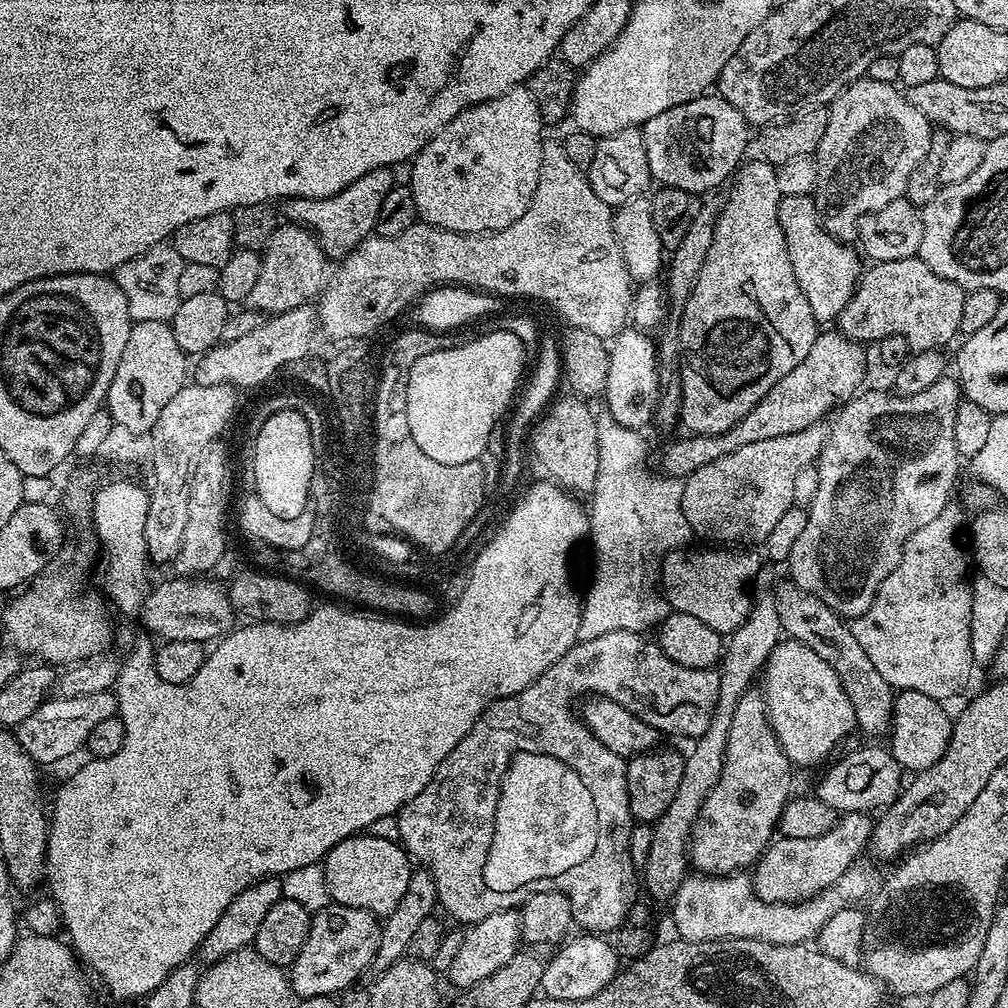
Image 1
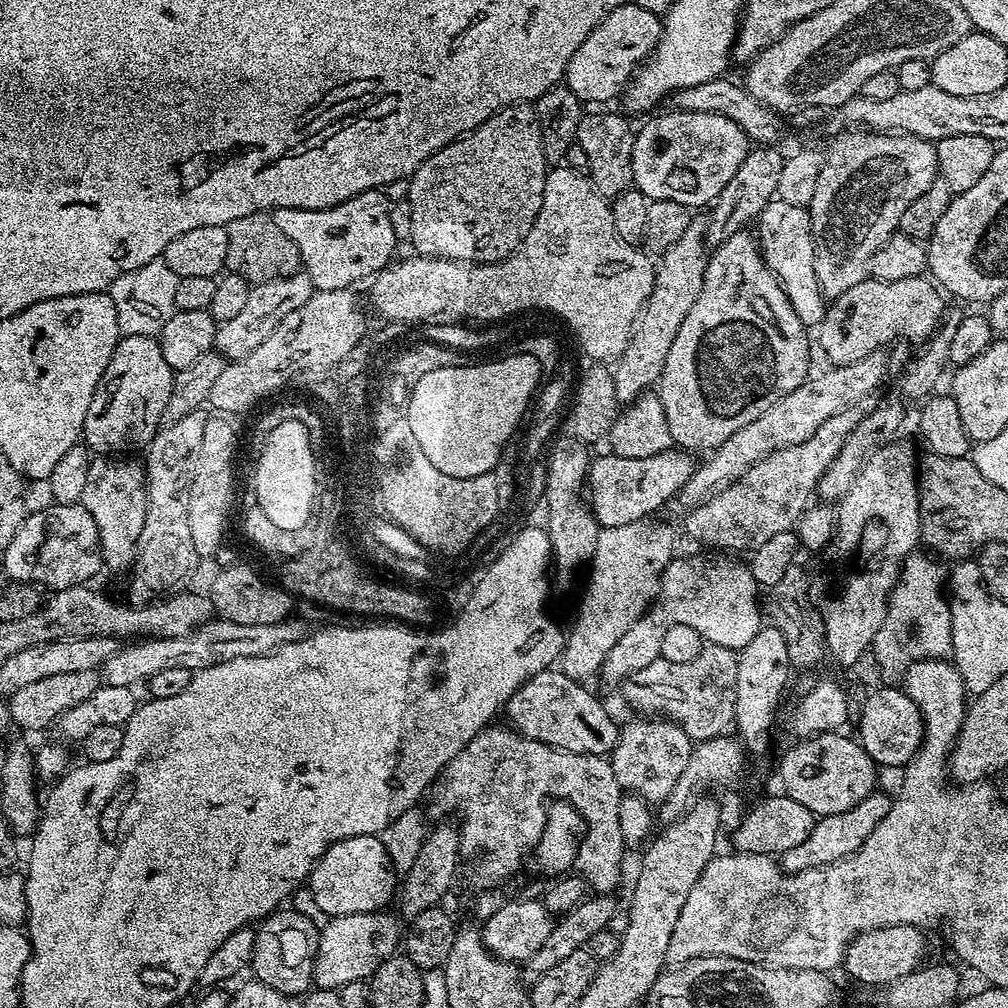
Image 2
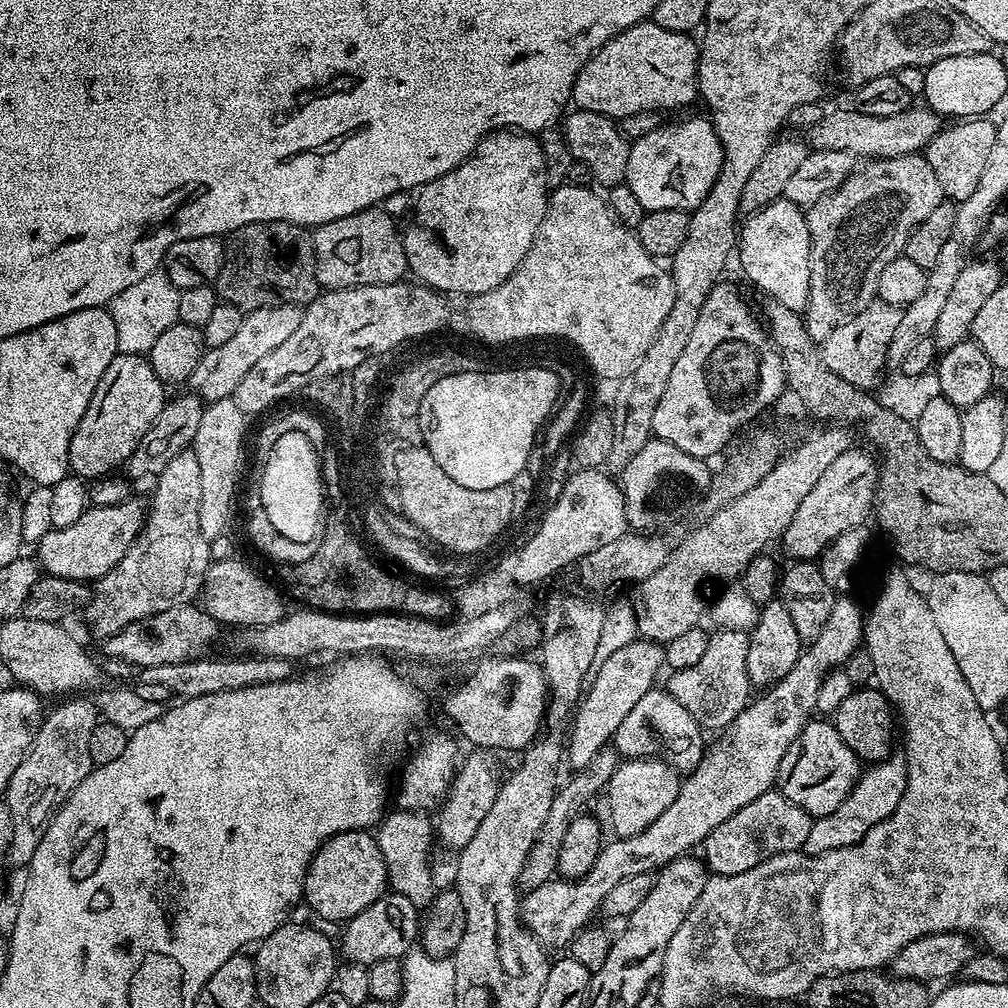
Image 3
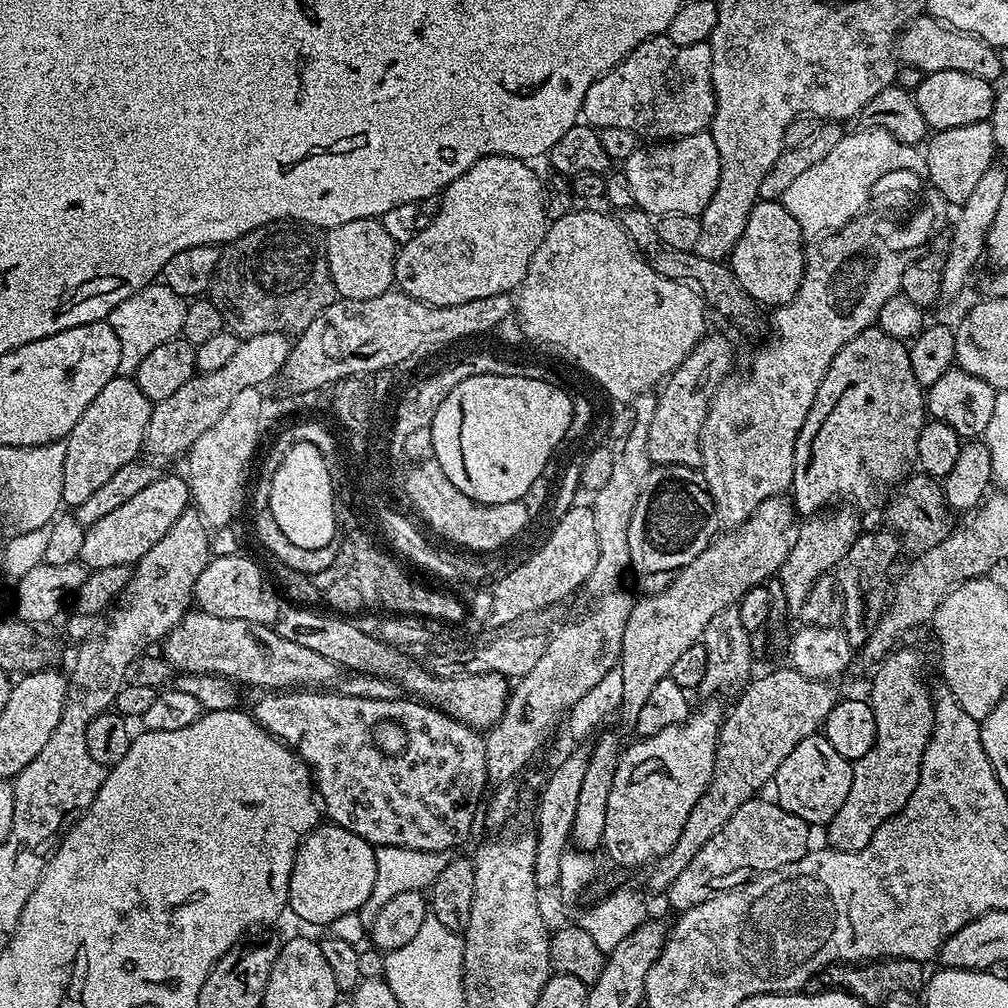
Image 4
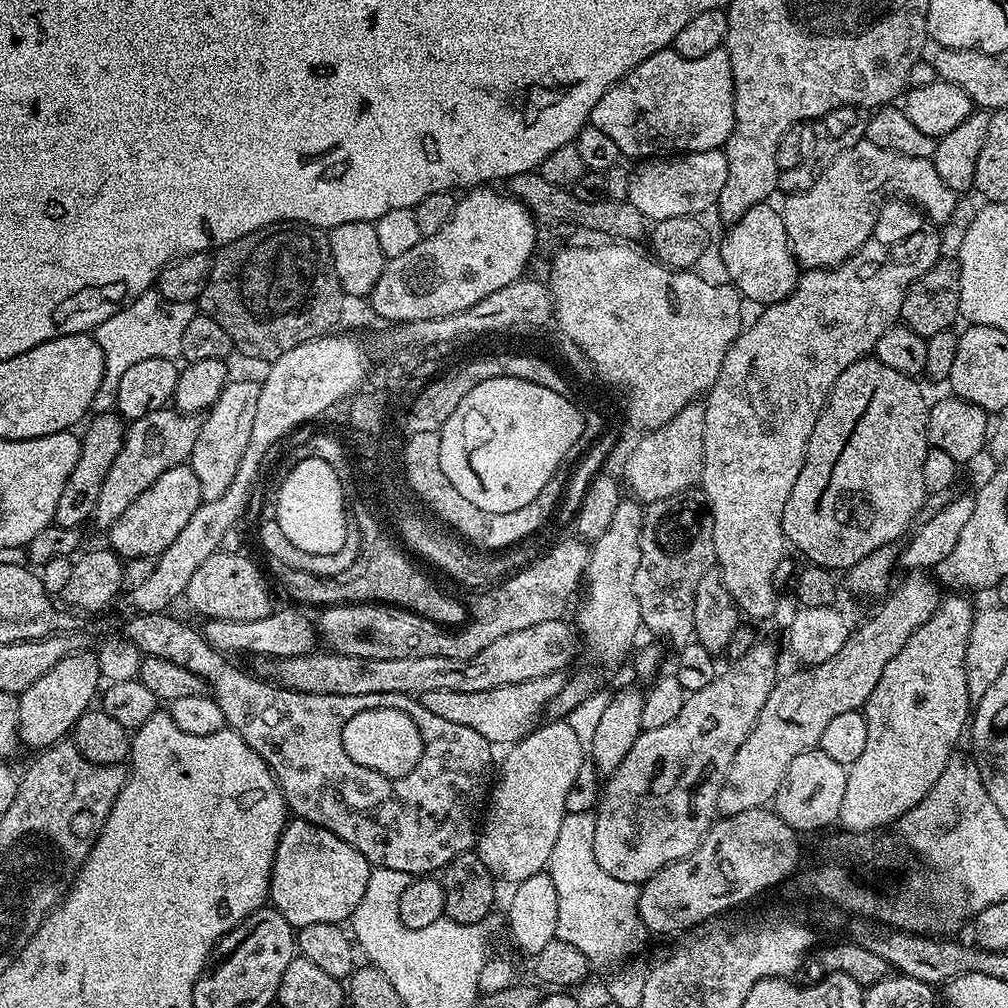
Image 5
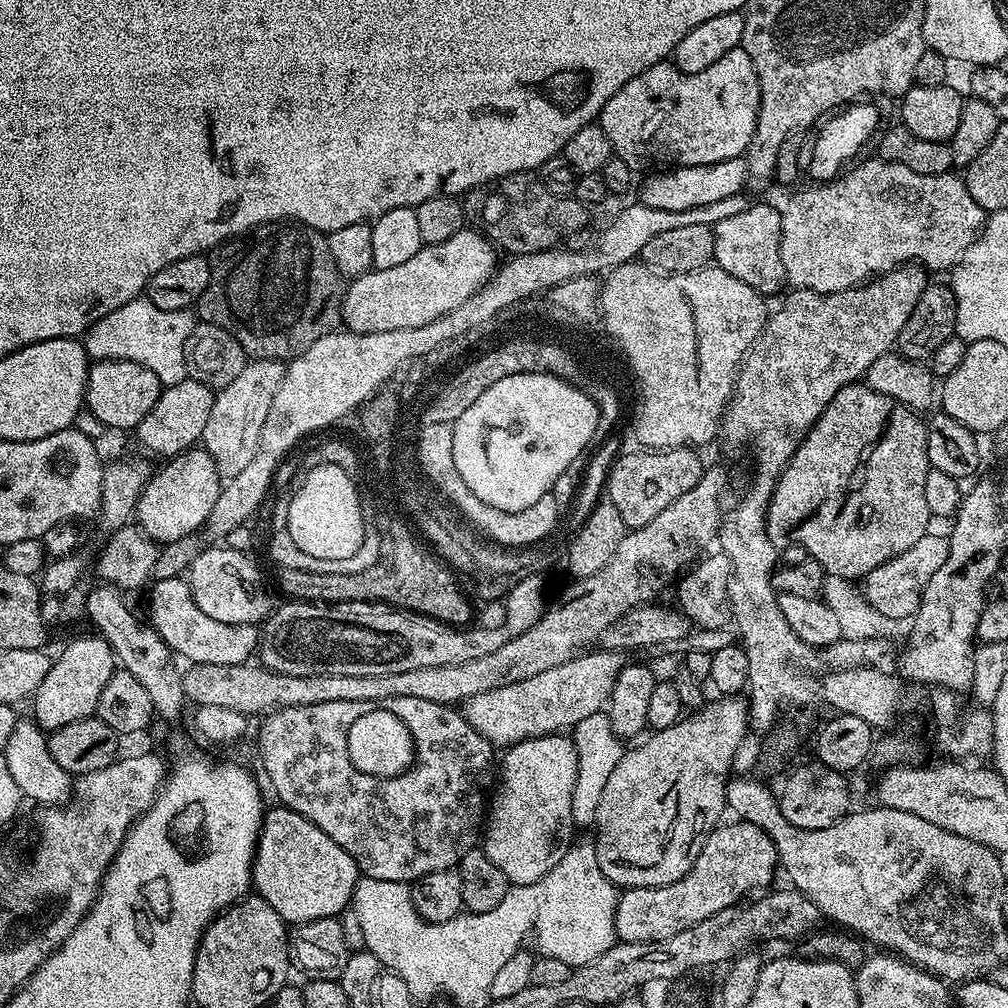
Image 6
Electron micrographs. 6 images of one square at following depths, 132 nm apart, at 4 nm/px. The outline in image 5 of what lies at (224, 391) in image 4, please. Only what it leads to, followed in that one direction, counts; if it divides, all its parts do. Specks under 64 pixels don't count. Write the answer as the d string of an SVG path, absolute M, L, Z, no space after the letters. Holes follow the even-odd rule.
M169 406L154 410L154 414L146 414L146 418L138 418L127 425L124 433L124 445L120 448L118 458L110 466L106 474L106 482L102 482L102 490L98 490L98 502L92 511L92 520L101 530L112 527L120 517L122 510L142 494L166 470L185 463L194 450L194 442L198 442L201 417L196 414L177 412Z

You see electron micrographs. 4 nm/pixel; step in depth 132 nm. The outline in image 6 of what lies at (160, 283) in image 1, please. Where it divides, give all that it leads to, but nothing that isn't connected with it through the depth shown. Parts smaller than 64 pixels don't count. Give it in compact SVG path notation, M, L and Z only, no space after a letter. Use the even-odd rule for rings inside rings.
M137 298L126 302L126 306L118 306L110 314L106 314L98 322L94 322L87 332L83 333L82 343L84 351L92 354L95 348L100 348L99 355L106 360L129 360L138 362L138 366L146 366L158 374L161 385L167 386L182 382L188 376L188 371L184 365L184 347L186 338L190 338L190 330L198 323L197 317L187 308L182 310L158 310L154 302L146 298Z

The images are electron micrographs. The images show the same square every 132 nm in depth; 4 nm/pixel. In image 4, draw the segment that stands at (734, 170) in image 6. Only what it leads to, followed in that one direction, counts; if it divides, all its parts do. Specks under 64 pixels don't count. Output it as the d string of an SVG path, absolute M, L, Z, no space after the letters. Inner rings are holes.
M711 131L681 136L679 140L652 142L647 146L649 148L637 147L622 160L622 171L626 182L630 182L635 207L656 218L670 214L699 216L710 198L714 198L720 181L718 146L714 146Z

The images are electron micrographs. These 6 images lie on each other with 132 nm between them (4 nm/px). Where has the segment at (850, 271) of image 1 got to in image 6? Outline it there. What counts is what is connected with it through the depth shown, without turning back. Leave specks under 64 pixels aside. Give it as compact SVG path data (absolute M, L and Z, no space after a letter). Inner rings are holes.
M749 203L742 214L733 214L731 218L722 218L722 222L714 225L714 264L726 270L726 274L734 274L738 282L746 282L755 292L765 298L771 298L780 287L785 287L784 267L782 266L782 250L780 235L782 234L782 212L779 207L771 208L768 204Z

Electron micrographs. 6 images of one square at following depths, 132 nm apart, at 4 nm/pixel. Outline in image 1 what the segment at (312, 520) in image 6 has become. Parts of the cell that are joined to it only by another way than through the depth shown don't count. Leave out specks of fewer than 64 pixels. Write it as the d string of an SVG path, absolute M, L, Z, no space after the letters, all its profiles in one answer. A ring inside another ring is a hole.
M297 412L272 414L254 436L254 442L252 480L256 483L255 495L260 497L260 503L270 510L270 514L278 514L278 518L298 518L298 514L309 507L308 491L315 468L304 420L300 420Z

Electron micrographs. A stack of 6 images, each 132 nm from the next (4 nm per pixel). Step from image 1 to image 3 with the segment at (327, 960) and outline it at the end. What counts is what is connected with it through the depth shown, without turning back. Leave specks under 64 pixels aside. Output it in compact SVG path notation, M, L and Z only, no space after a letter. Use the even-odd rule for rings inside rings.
M385 894L347 921L343 928L344 937L338 940L338 948L345 961L371 966L383 960L400 960L417 943L418 909L412 905L410 898Z

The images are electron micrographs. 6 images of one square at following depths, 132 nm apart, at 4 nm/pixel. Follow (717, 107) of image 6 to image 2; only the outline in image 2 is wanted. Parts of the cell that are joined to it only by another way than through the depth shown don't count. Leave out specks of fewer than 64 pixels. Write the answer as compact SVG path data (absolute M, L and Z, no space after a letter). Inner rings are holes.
M626 2L610 10L610 14L606 14L606 18L602 18L590 34L586 34L586 42L574 50L564 71L563 83L588 106L604 106L600 104L614 99L616 95L617 99L636 75L636 69L656 49L661 27L662 20L657 13L642 10L642 6L634 2Z

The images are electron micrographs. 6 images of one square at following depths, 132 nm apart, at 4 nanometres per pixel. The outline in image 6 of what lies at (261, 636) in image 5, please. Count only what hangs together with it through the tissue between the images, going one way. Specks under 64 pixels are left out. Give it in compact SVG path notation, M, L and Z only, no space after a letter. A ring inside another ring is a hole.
M179 576L155 581L151 588L147 623L181 661L188 660L189 665L247 664L253 659L260 646L260 628L257 625L218 622L202 614L202 610L198 610L198 602L194 602L187 579Z

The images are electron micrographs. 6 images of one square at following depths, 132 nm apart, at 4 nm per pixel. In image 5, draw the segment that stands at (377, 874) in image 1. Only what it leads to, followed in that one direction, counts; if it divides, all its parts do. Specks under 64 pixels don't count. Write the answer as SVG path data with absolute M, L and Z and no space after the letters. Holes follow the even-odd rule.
M299 818L289 819L280 835L278 850L272 863L272 877L268 879L268 895L271 907L277 908L290 922L293 929L299 930L306 926L314 926L314 922L330 922L340 924L347 921L358 902L362 902L362 894L366 894L366 882L370 882L373 865L350 842L342 842L330 830L317 824L311 824Z

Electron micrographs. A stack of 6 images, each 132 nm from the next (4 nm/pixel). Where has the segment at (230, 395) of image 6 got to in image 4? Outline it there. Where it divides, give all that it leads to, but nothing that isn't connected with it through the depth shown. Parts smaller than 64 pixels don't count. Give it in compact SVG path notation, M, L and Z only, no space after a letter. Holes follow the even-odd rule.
M251 388L234 394L230 406L226 406L226 414L222 414L222 418L218 418L218 422L214 422L214 426L210 426L210 430L206 430L206 434L202 434L186 453L190 500L209 529L227 528L233 523L232 515L240 500L248 459L260 444L260 419L264 412L266 416L266 396L262 393L260 388Z

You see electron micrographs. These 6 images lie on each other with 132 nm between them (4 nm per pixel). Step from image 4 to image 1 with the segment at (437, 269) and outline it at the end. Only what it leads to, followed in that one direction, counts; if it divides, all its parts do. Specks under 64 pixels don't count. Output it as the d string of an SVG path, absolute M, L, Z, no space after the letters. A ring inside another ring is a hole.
M524 86L511 88L498 98L472 104L462 110L412 160L411 189L416 203L417 217L425 224L445 228L451 232L483 234L498 232L510 226L528 208L538 186L542 166L544 140L540 136L542 119L534 98Z

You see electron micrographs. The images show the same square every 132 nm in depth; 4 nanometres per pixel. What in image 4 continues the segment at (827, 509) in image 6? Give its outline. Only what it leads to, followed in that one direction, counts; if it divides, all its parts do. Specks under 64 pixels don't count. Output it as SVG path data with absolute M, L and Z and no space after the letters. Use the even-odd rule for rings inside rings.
M873 326L862 330L862 334L858 334L854 338L850 338L850 342L846 342L846 346L842 346L842 350L838 350L838 354L834 354L834 358L830 362L830 366L826 370L824 380L818 386L818 394L814 398L814 402L810 406L810 414L806 414L806 422L802 426L802 430L796 439L796 449L794 450L794 474L792 475L792 487L790 489L790 500L794 505L797 513L801 512L801 517L812 518L827 506L831 500L872 500L876 496L876 480L880 484L892 484L905 479L906 473L909 471L908 463L911 465L916 458L918 450L918 434L922 434L926 420L926 392L920 387L920 383L916 381L910 374L904 376L872 376L872 364L881 364L882 367L896 368L907 365L908 348L905 341L895 340L890 334L886 334L878 326Z

